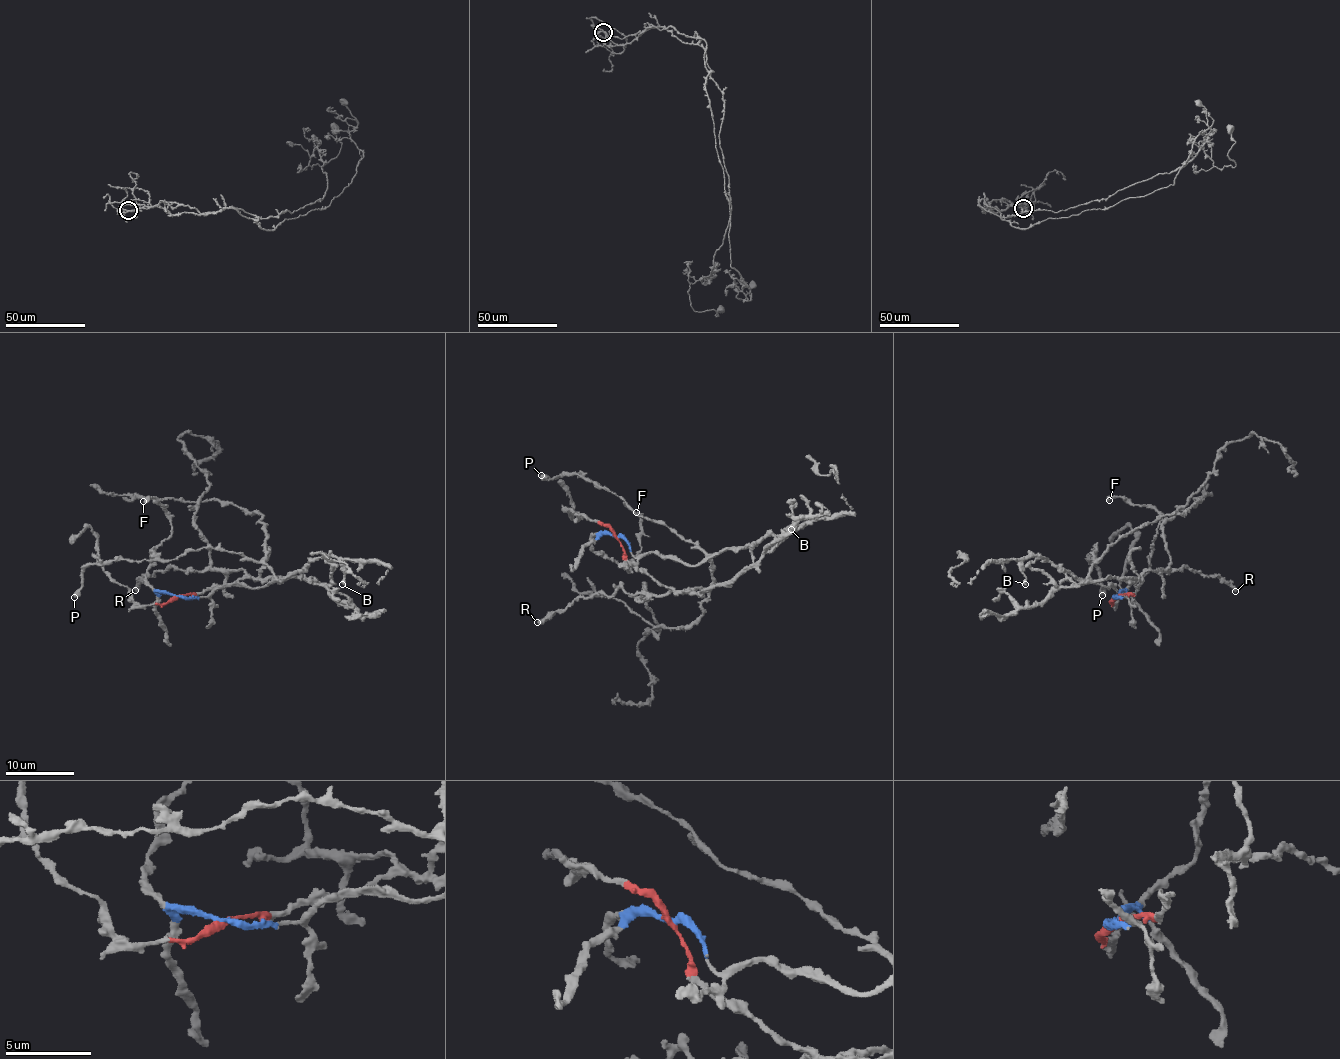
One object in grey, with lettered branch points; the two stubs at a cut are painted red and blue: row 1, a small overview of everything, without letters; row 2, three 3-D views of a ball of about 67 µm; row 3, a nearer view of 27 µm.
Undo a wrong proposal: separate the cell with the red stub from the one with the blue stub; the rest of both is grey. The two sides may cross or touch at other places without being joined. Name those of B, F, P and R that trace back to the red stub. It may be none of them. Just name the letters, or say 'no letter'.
R

